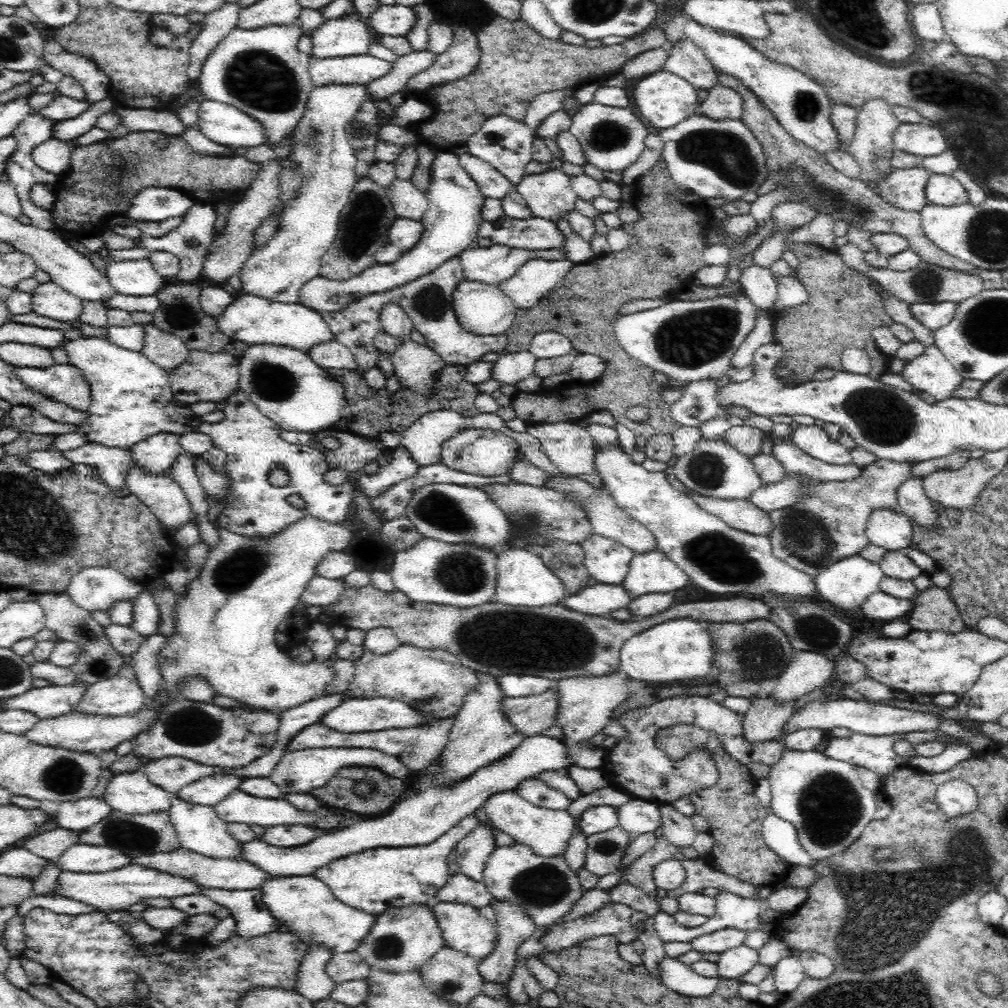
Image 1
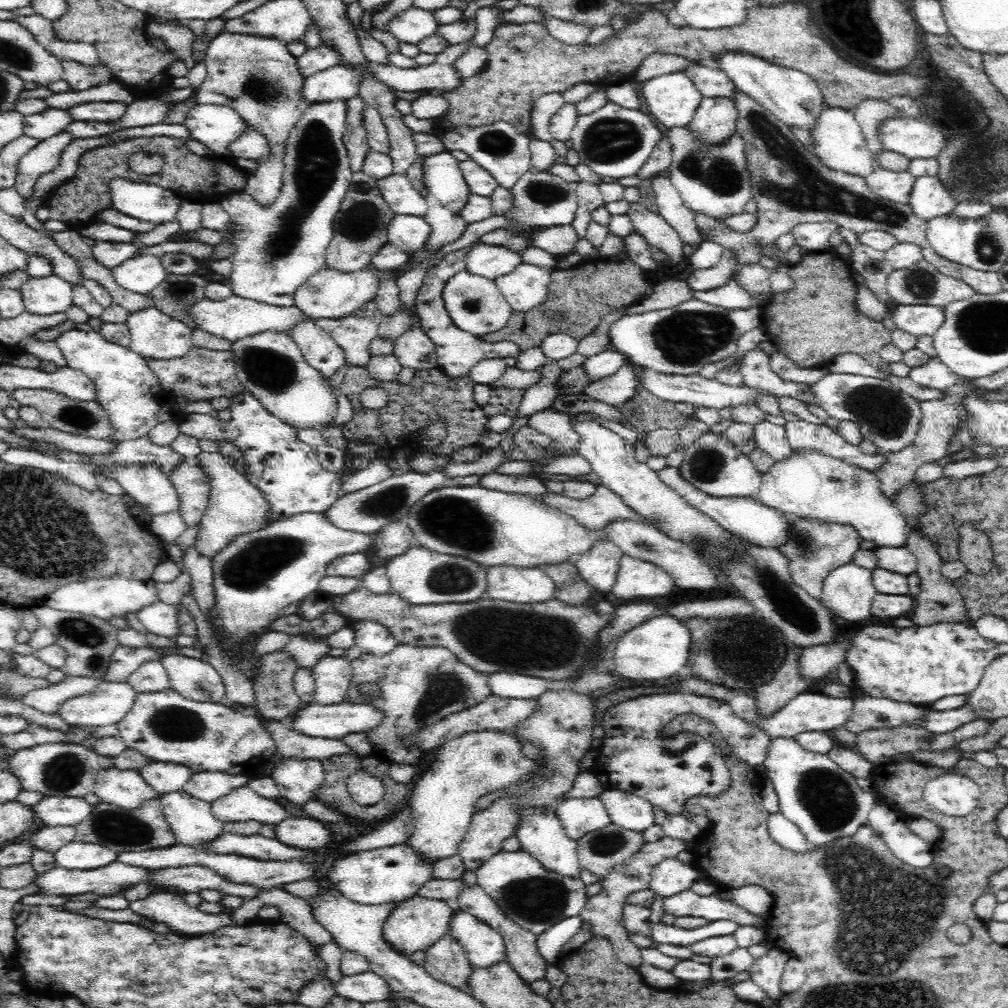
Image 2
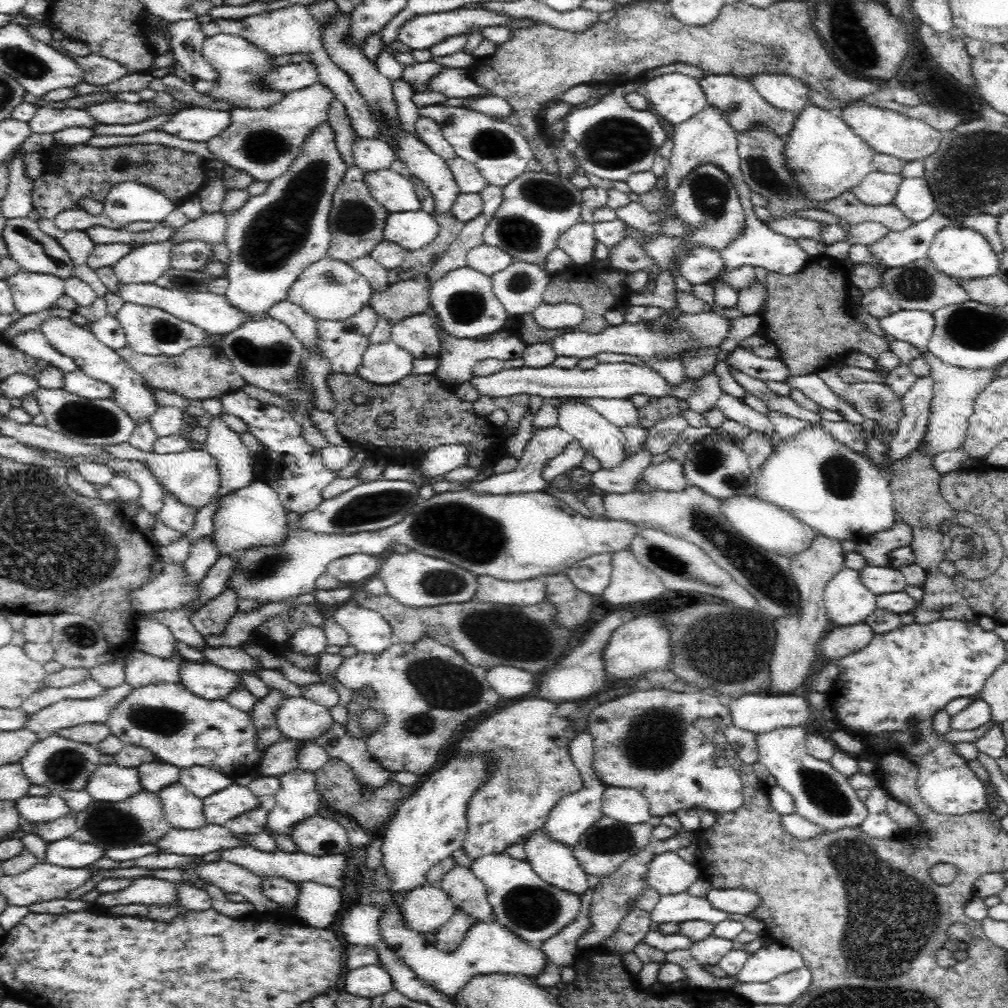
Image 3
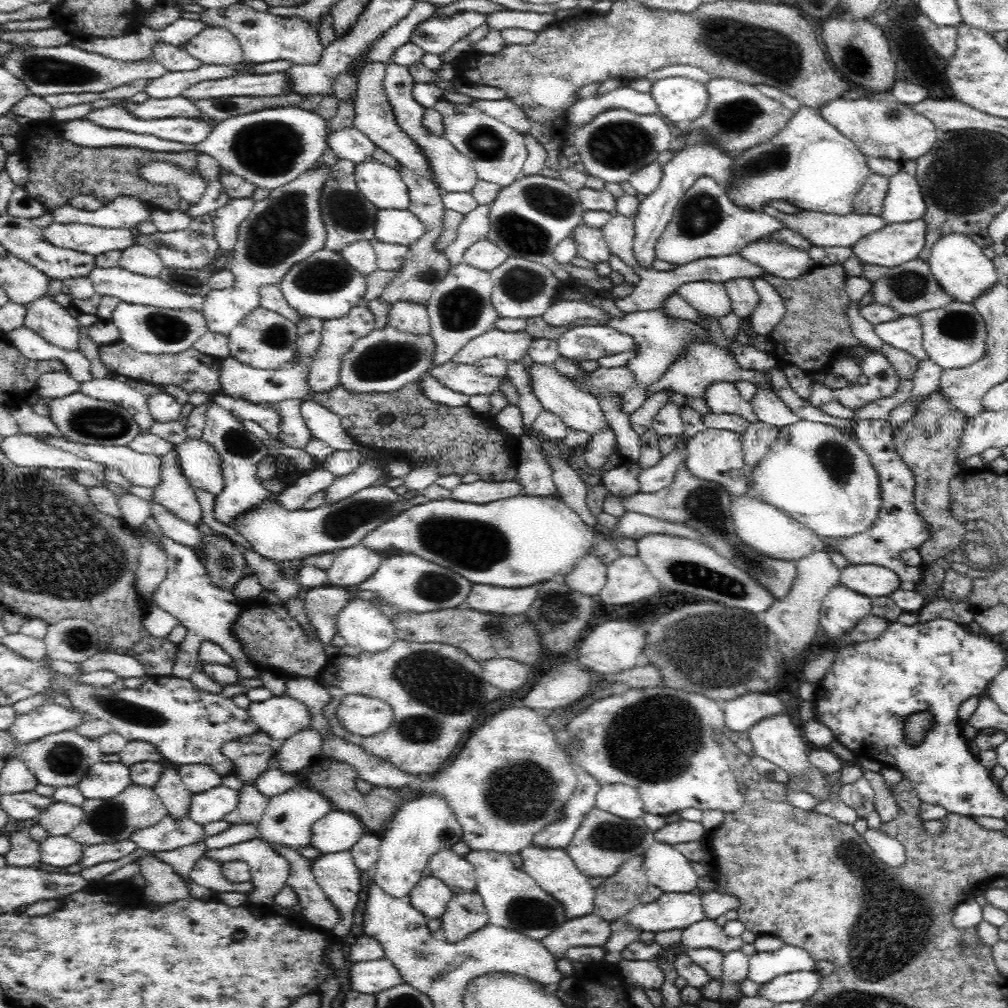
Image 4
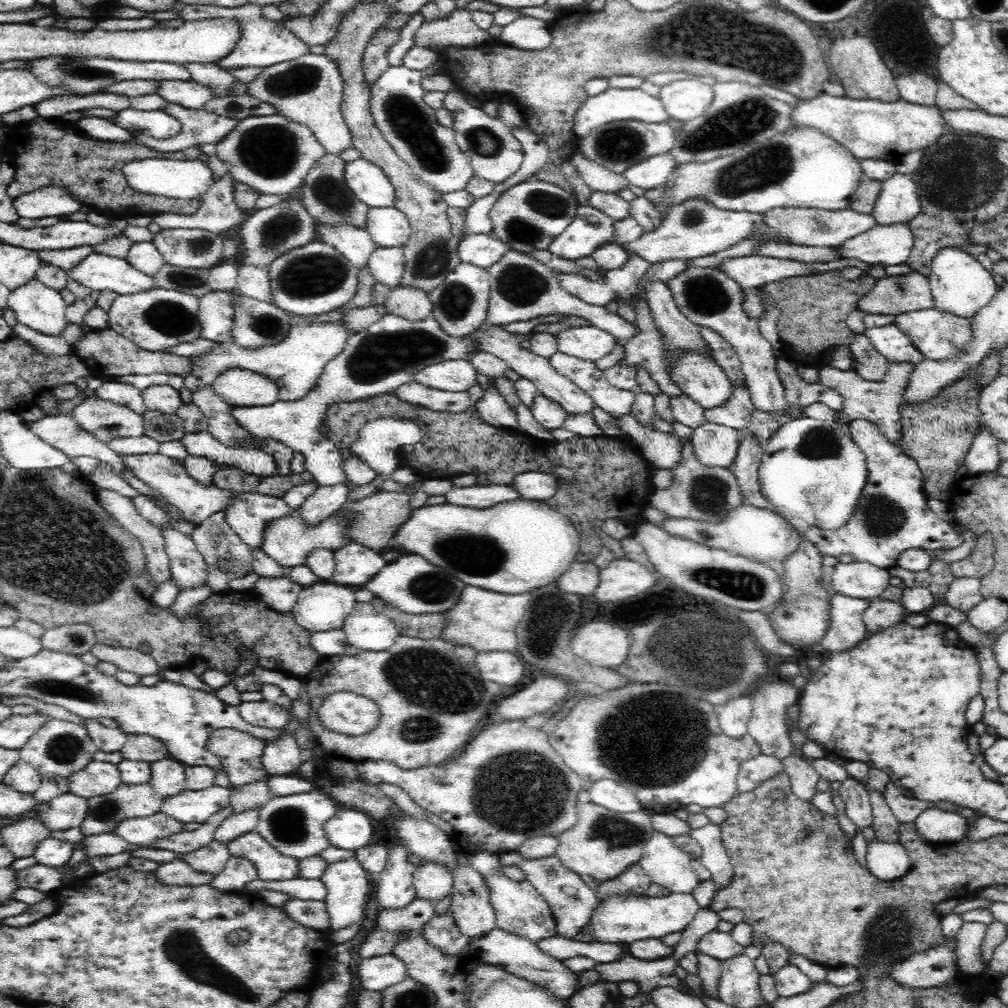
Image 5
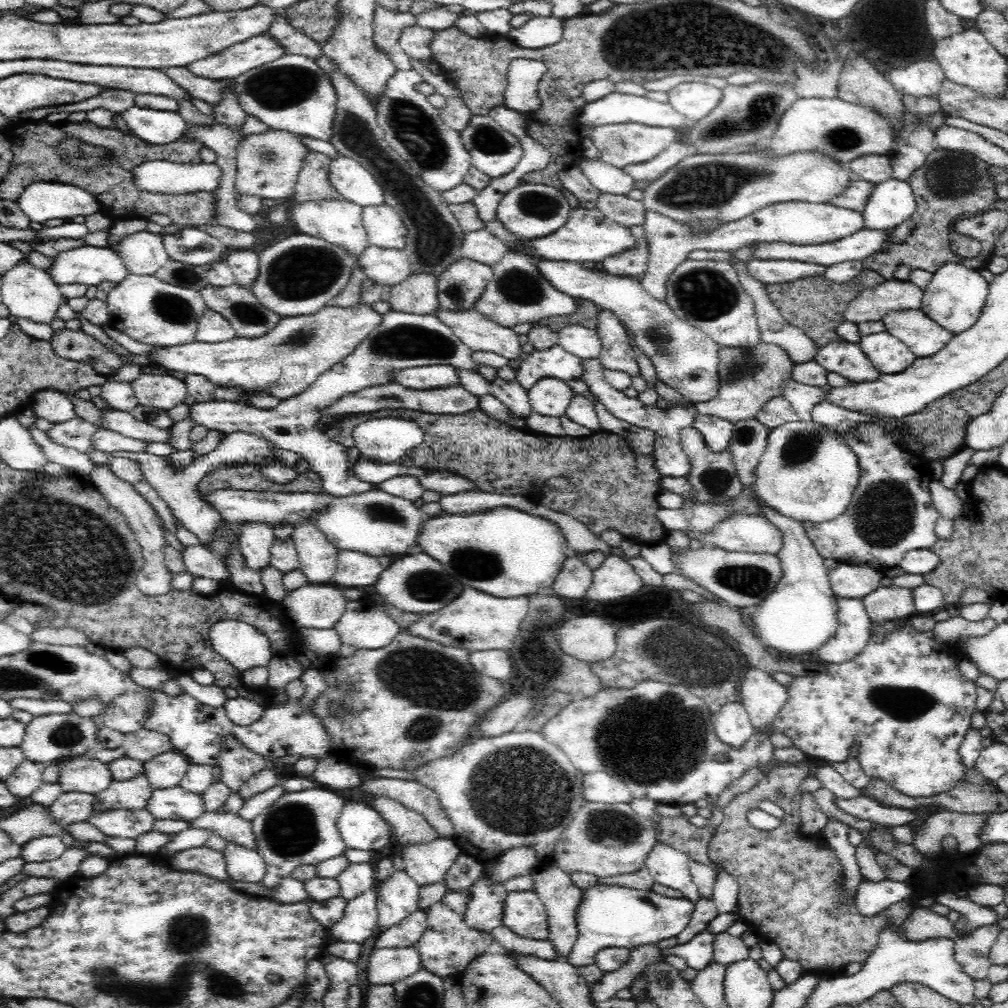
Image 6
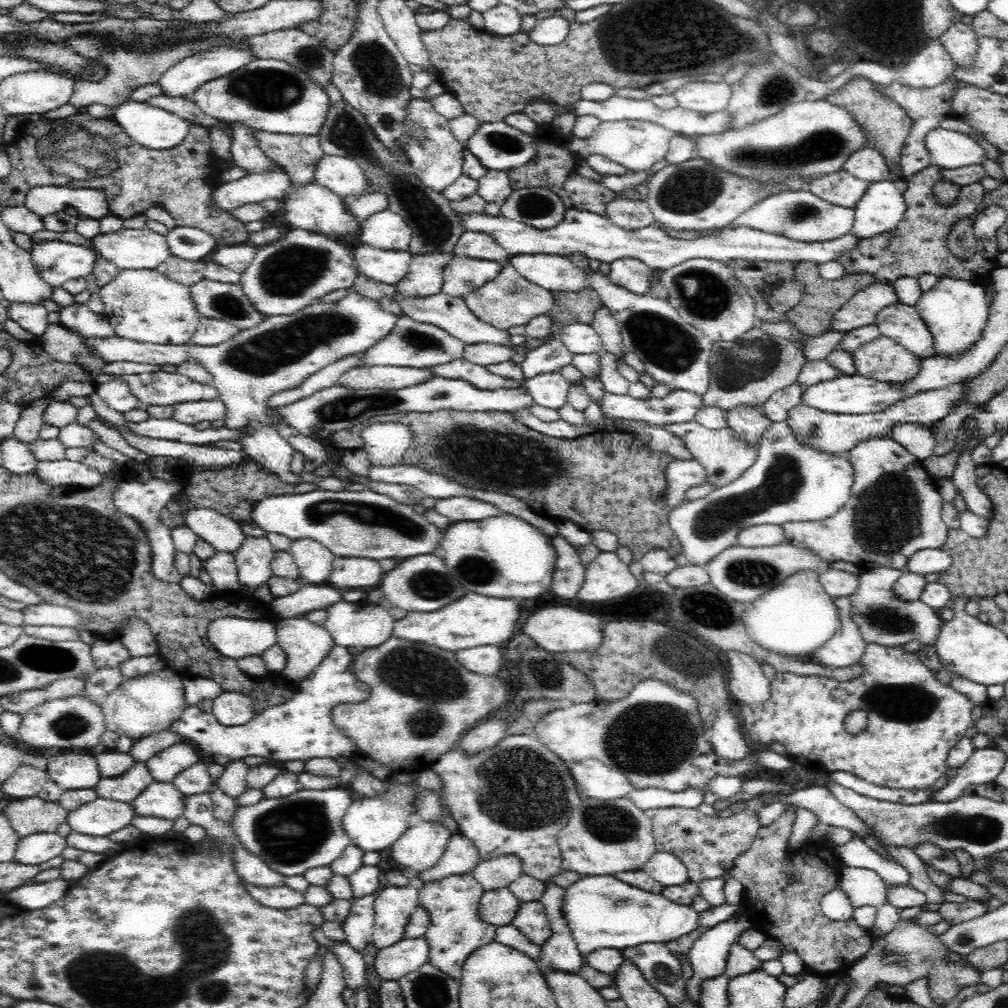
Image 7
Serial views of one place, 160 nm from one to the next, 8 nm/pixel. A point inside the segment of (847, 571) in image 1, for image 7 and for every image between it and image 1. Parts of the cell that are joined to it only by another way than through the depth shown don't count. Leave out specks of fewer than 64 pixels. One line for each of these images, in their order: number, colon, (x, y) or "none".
2: (848, 591)
3: (848, 601)
4: (843, 608)
5: (846, 628)
6: (855, 629)
7: (844, 649)

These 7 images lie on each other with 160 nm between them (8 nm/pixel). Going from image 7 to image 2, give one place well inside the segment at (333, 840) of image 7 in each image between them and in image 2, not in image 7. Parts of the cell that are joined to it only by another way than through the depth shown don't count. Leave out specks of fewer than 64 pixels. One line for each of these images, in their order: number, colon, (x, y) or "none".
2: (296, 779)
3: (297, 799)
4: (287, 819)
5: (292, 824)
6: (300, 827)

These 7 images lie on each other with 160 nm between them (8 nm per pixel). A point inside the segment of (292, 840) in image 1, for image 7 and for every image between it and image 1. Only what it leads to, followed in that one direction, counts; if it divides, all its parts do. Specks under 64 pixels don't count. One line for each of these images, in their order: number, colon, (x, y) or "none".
2: (304, 833)
3: (317, 835)
4: (336, 831)
5: (348, 829)
6: (362, 828)
7: (374, 824)

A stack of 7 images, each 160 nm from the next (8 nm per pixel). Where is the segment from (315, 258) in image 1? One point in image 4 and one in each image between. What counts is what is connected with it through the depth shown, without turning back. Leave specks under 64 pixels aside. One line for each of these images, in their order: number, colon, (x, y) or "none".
2: (278, 248)
3: (272, 237)
4: (285, 228)

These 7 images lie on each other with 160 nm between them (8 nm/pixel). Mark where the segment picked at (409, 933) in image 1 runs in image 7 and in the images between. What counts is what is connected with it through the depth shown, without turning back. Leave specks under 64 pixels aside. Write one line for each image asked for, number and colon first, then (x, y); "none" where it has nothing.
2: (414, 925)
3: (425, 909)
4: (430, 896)
5: (432, 881)
6: (427, 863)
7: (420, 847)

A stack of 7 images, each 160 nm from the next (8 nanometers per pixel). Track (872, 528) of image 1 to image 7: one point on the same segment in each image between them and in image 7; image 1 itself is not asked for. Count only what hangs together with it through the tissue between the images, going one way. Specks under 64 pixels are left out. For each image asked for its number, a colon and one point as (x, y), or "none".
2: (811, 485)
3: (841, 495)
4: (815, 473)
5: (811, 469)
6: (808, 473)
7: (789, 482)

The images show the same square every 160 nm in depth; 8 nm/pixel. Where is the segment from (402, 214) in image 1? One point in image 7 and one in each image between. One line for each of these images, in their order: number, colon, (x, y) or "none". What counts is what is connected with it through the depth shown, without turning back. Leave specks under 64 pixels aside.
2: (397, 190)
3: (395, 191)
4: (383, 186)
5: (369, 183)
6: (355, 183)
7: (343, 176)

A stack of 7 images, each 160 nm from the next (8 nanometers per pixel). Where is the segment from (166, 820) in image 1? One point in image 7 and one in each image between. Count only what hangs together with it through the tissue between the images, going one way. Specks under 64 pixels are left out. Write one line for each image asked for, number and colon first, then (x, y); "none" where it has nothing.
2: (145, 828)
3: (139, 819)
4: (113, 820)
5: (104, 813)
6: (133, 794)
7: (125, 788)

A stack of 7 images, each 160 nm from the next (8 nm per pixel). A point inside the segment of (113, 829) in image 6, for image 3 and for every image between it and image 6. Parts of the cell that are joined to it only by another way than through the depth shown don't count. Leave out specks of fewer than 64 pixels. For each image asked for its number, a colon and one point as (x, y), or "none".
3: (211, 838)
4: (169, 834)
5: (144, 832)

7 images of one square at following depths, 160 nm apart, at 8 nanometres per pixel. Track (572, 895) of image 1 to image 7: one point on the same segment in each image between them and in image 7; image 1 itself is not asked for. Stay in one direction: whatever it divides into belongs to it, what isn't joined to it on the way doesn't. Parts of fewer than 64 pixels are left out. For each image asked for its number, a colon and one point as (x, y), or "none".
2: (534, 897)
3: (532, 909)
4: (513, 900)
5: (519, 908)
6: (524, 913)
7: (530, 918)

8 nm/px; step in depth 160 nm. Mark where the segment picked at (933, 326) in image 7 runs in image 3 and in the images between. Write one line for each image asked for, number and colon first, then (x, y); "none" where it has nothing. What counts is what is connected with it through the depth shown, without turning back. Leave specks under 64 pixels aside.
3: (960, 252)
4: (963, 271)
5: (960, 284)
6: (954, 298)

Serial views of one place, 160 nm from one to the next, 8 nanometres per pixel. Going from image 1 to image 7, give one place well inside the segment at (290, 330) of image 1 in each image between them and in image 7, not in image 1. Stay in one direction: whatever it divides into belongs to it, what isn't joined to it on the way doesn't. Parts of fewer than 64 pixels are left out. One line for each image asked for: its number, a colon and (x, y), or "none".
2: (233, 319)
3: (212, 313)
4: (128, 287)
5: (100, 273)
6: (88, 265)
7: (56, 261)

